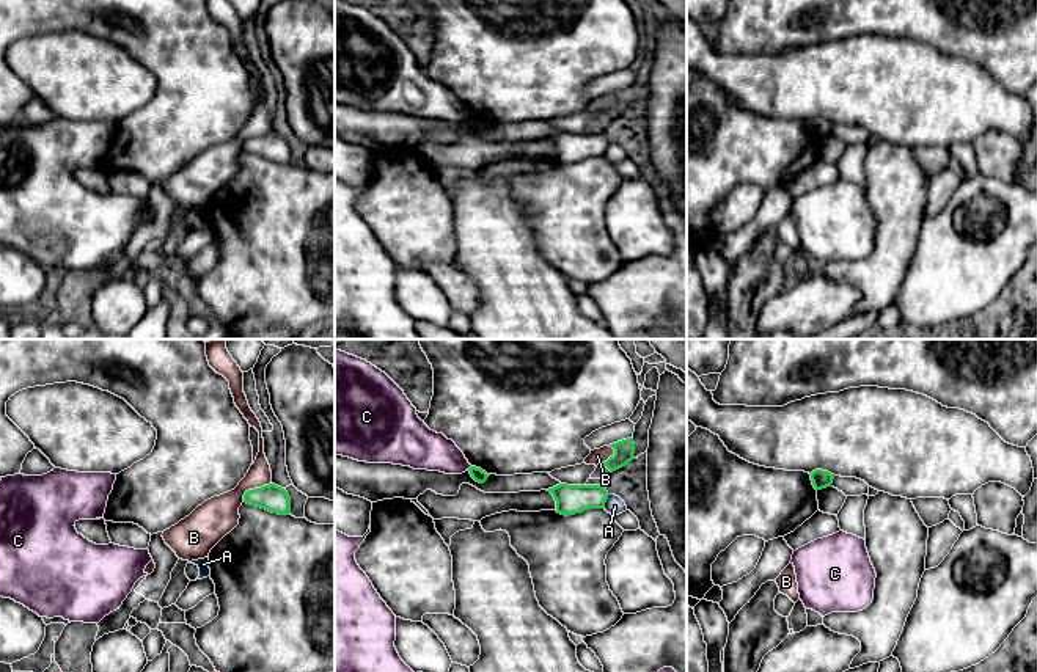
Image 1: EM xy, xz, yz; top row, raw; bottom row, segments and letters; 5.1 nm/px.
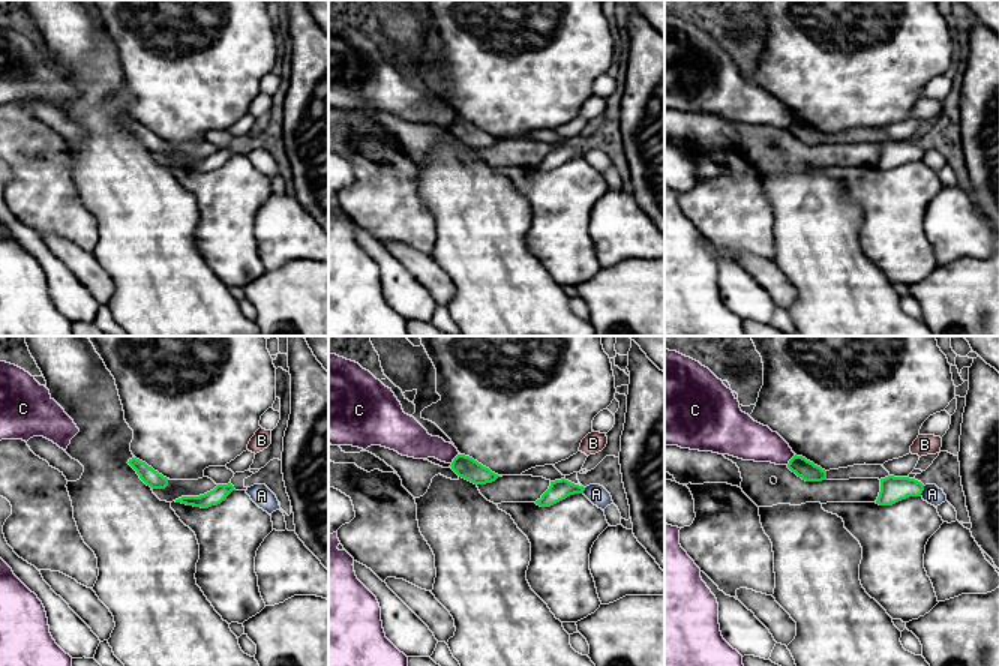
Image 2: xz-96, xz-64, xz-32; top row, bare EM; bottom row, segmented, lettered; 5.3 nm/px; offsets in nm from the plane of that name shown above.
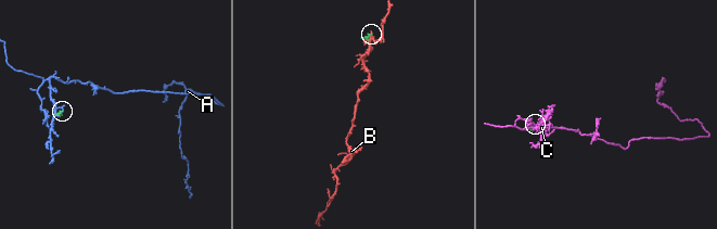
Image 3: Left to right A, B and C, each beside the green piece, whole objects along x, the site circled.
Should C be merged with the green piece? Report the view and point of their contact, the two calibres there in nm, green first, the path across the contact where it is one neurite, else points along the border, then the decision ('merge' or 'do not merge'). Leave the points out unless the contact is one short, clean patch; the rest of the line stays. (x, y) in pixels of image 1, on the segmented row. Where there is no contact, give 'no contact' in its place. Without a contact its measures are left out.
no contact | do not merge

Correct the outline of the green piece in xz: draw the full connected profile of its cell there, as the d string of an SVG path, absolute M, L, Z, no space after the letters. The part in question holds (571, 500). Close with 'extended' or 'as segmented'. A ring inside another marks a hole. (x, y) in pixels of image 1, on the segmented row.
M559 484L548 488L556 501L556 512L561 515L575 515L589 509L603 509L608 499L605 484L600 485L567 485Z | as segmented

